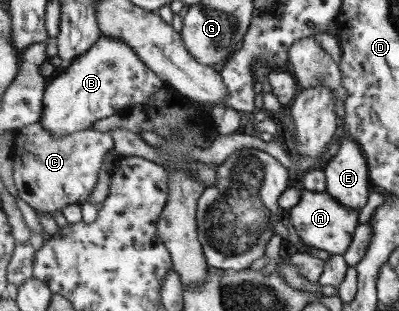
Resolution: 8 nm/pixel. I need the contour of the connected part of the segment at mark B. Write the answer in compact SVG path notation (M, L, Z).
M113 36L101 38L73 62L63 65L63 71L49 79L44 93L45 113L41 124L55 136L63 137L90 129L97 119L131 110L133 105L149 104L153 96L167 84L139 58L131 44Z

